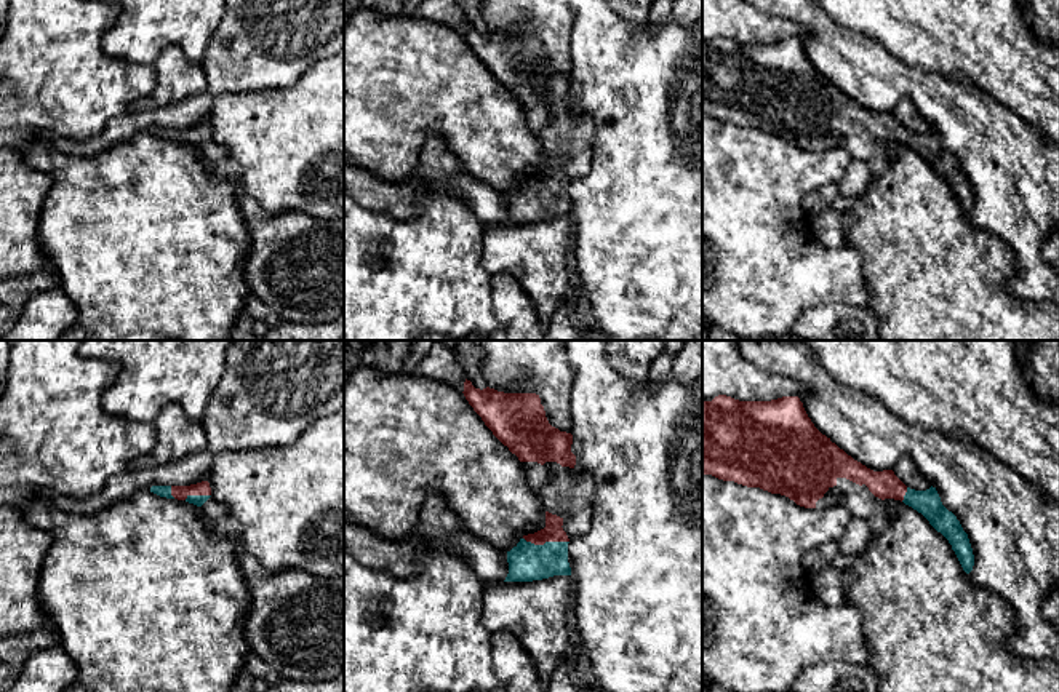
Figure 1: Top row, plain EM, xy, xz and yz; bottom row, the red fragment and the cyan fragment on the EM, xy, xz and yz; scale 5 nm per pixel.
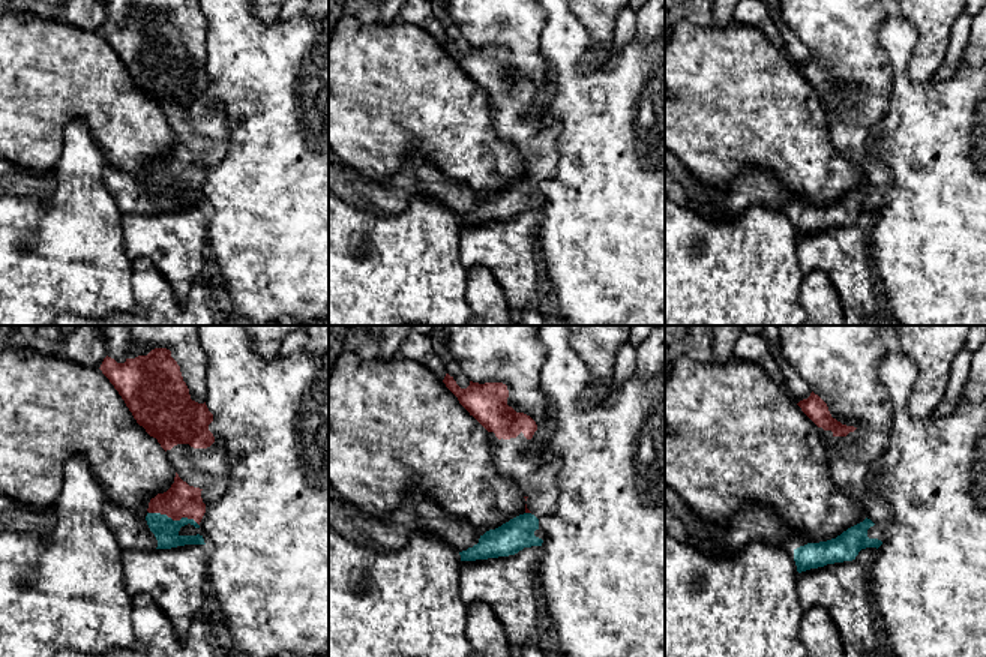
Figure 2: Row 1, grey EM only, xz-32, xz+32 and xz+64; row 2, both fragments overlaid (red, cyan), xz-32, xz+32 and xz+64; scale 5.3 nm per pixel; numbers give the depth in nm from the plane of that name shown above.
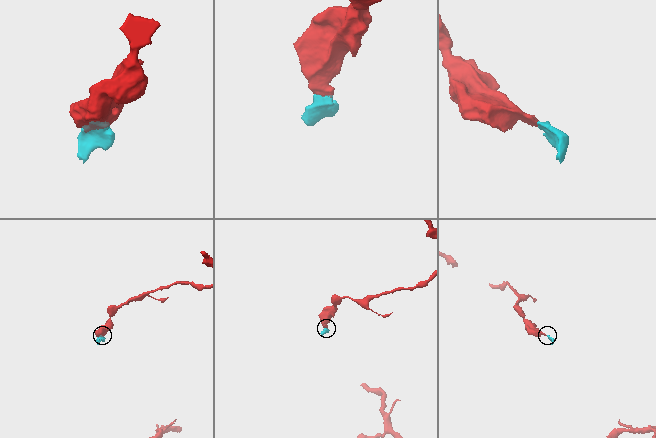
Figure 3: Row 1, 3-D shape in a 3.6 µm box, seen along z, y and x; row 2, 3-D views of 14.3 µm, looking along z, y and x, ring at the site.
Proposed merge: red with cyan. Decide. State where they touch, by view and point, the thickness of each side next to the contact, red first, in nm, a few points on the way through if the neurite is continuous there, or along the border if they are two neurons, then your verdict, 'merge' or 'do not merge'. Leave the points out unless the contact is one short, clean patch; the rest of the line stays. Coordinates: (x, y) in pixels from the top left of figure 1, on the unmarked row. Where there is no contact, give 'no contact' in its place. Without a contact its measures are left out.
meets red in xz at (546, 182); 100 nm thick on the red side, 190 nm on the other; runs through xz (552, 174), (546, 182), (527, 203); merge

